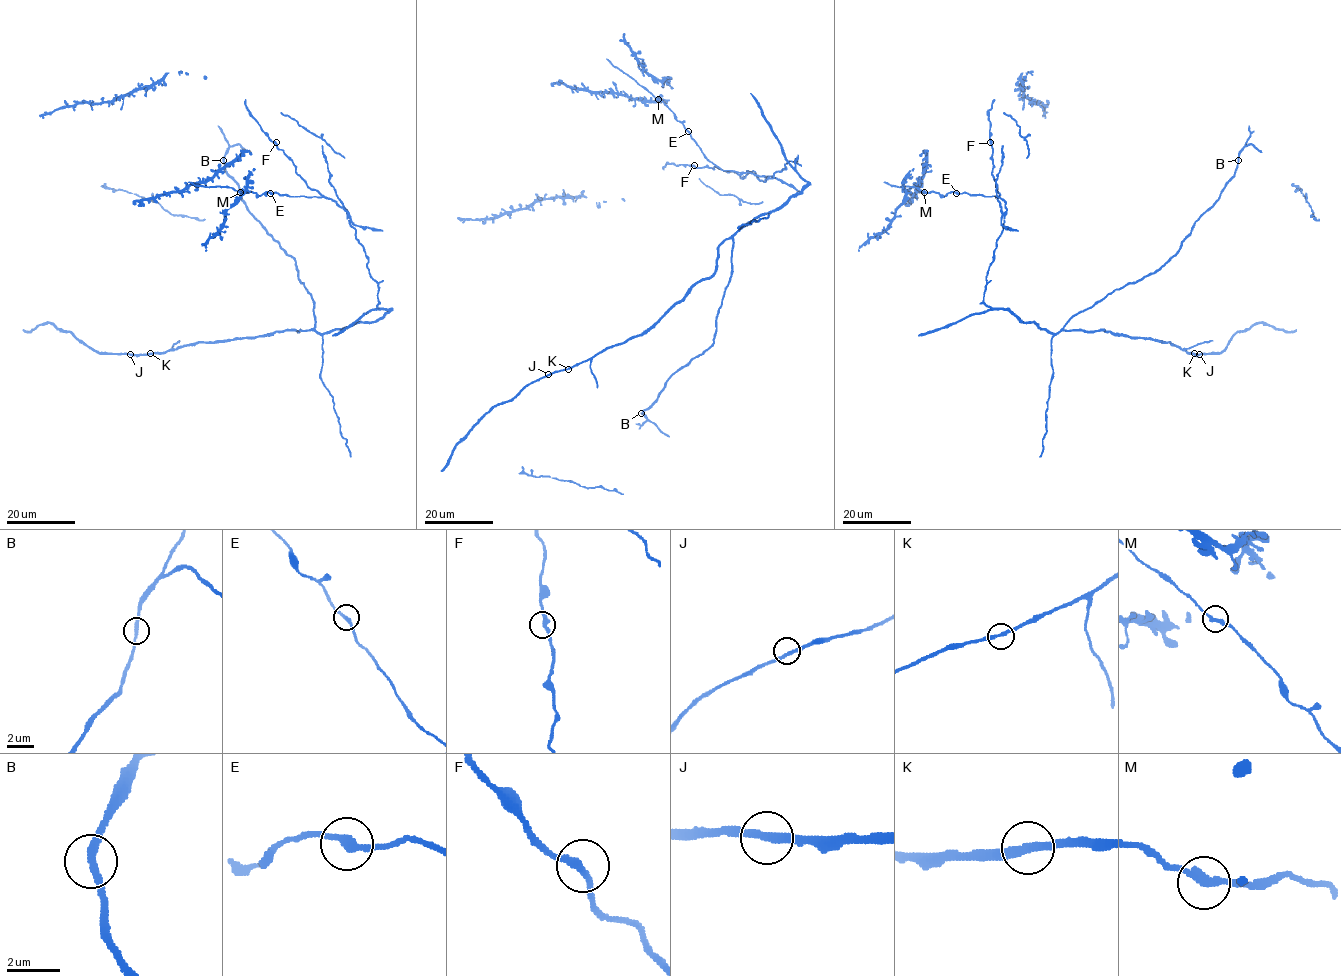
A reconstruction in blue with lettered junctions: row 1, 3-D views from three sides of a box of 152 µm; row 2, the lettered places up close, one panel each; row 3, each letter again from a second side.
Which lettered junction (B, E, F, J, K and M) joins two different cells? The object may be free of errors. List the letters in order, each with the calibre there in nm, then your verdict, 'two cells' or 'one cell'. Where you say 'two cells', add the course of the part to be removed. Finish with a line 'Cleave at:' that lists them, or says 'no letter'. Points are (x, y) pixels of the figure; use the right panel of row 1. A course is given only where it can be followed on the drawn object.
B: calibre 280 nm; one cell
E: calibre 260 nm; one cell
F: calibre 280 nm; one cell
J: calibre 280 nm; one cell
K: calibre 280 nm; one cell
M: calibre 260 nm; one cell
Cleave at: no letter

